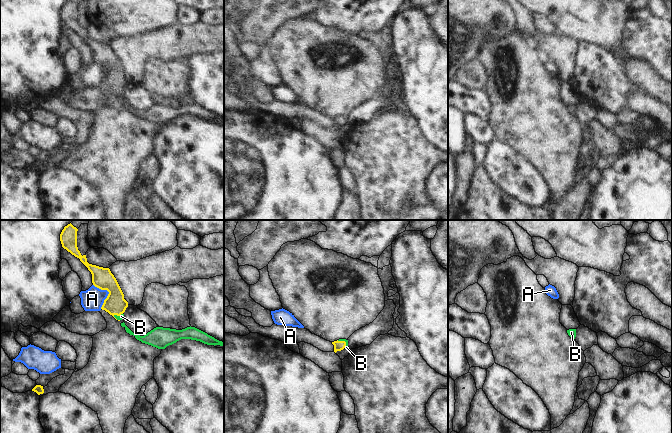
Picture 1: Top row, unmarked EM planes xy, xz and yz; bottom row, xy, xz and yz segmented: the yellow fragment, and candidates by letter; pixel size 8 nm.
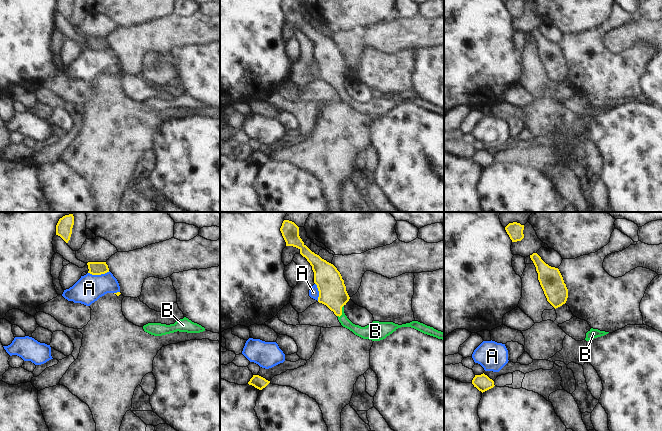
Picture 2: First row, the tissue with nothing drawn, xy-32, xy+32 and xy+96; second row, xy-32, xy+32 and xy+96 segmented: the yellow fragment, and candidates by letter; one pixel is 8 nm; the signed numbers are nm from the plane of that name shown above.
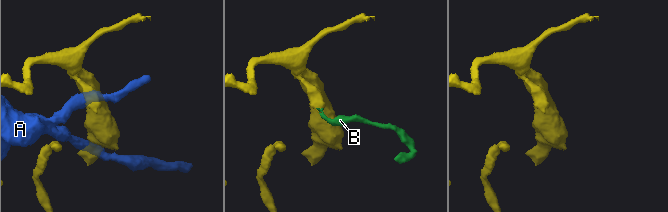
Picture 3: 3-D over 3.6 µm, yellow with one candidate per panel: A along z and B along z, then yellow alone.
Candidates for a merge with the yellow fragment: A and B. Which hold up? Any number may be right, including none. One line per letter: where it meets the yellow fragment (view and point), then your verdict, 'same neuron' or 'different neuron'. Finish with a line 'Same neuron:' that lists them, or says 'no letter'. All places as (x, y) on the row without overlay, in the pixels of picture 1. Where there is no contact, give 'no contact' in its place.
A: xy (109, 69) | different neuron
B: xy (117, 91) | same neuron
Same neuron: B

